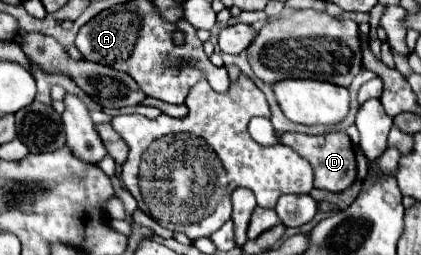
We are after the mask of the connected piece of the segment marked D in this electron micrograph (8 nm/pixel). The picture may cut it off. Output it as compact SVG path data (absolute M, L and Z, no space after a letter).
M329 131L323 135L303 135L303 133L283 133L281 135L283 145L295 149L303 159L307 159L313 167L315 175L315 187L325 191L345 191L351 187L351 183L357 177L357 165L355 165L355 151L353 145L343 131Z

